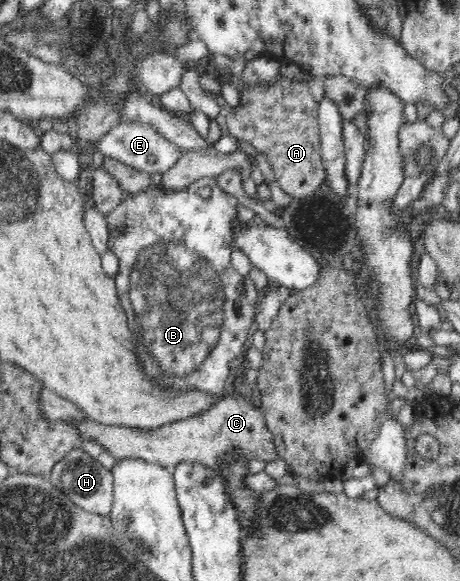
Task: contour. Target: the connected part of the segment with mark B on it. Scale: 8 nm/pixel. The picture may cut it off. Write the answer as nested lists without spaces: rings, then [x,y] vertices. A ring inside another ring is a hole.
[[[216,176],[204,177],[196,180],[194,183],[182,187],[176,193],[164,193],[161,195],[159,191],[146,191],[146,193],[127,194],[118,204],[114,211],[106,215],[106,221],[109,229],[109,249],[115,253],[119,260],[119,269],[114,276],[118,296],[120,296],[120,304],[124,306],[124,312],[127,313],[128,325],[136,335],[136,350],[140,357],[140,366],[148,375],[148,379],[152,379],[158,385],[162,385],[170,391],[188,391],[188,388],[197,389],[197,391],[208,392],[209,395],[220,397],[230,390],[231,379],[233,378],[234,365],[238,363],[244,356],[246,347],[250,343],[251,332],[255,324],[255,316],[257,315],[257,306],[259,303],[260,293],[256,290],[256,286],[251,283],[249,276],[242,276],[236,272],[236,267],[231,267],[232,249],[234,249],[234,227],[238,221],[238,199],[234,195],[228,194],[218,185]],[[208,185],[210,187],[210,197],[204,199],[198,189]],[[246,282],[246,292],[239,294],[236,289],[238,283]]]

